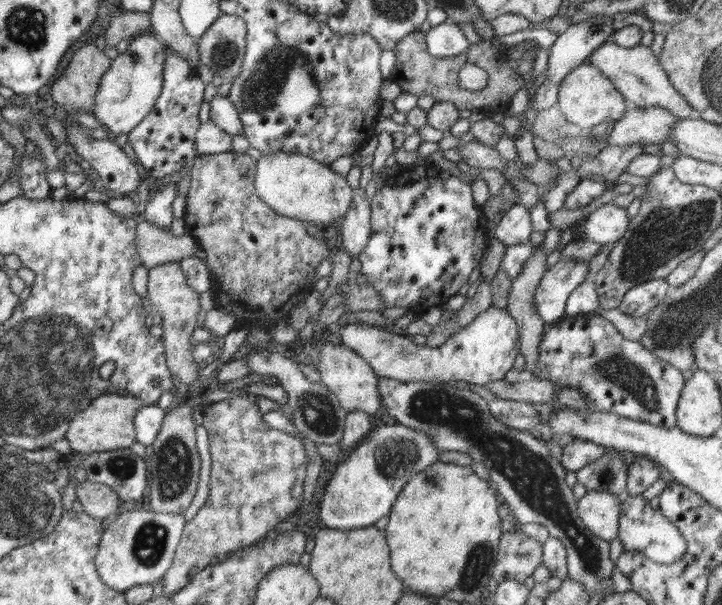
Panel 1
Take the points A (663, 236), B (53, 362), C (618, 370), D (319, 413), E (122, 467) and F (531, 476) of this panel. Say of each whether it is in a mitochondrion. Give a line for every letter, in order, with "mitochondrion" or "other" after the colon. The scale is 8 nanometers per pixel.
A: mitochondrion
B: mitochondrion
C: mitochondrion
D: mitochondrion
E: mitochondrion
F: mitochondrion

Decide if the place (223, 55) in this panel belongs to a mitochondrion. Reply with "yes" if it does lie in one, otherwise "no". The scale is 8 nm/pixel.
yes

